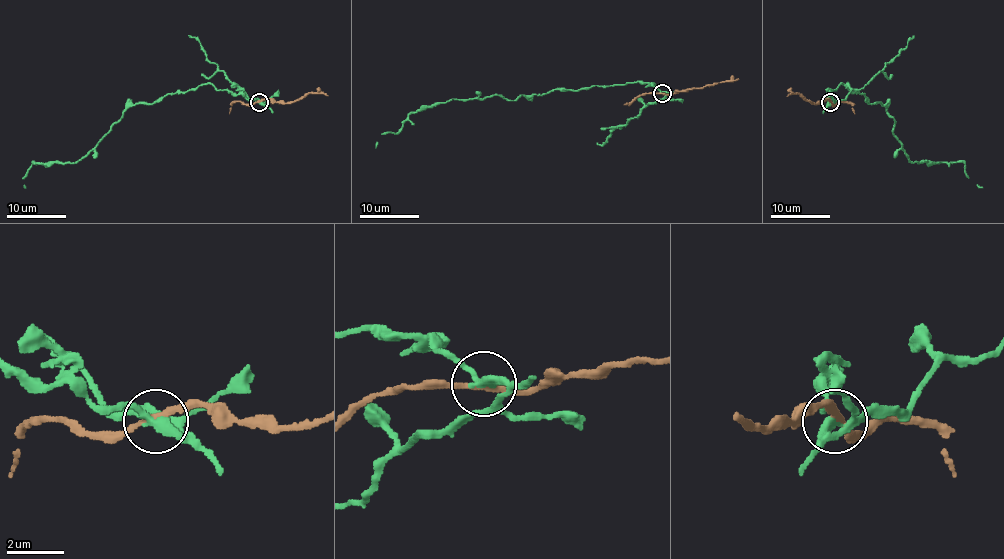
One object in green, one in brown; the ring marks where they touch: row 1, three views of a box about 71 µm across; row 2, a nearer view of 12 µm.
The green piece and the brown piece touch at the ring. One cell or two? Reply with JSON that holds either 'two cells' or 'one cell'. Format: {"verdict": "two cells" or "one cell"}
{"verdict": "two cells"}

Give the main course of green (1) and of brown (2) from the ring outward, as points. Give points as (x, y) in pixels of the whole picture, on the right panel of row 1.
1: (830, 102), (826, 94), (843, 83), (870, 103), (882, 103), (909, 160), (962, 161), (982, 188)
2: (830, 102), (824, 99), (813, 103), (799, 93), (787, 96)

